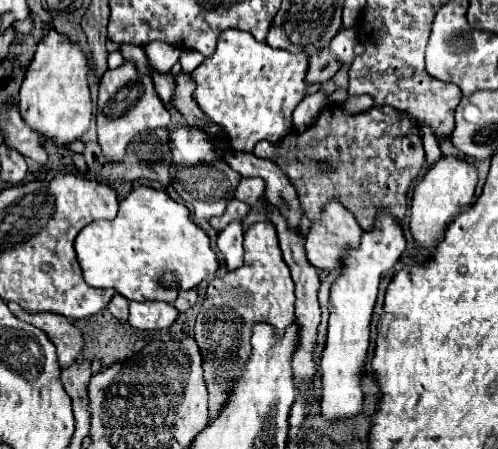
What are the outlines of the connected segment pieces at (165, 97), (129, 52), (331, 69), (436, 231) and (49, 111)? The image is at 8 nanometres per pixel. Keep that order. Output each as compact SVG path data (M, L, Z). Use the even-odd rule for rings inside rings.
M155 73L153 81L155 81L157 95L161 97L161 101L163 101L165 105L169 105L171 95L173 95L173 91L175 91L175 79L173 79L171 75L157 75L157 73Z
M119 45L119 51L123 53L125 59L135 61L137 63L137 69L141 73L151 73L151 69L147 67L147 57L143 53L143 47L139 47L139 45Z
M329 49L327 51L319 51L319 55L311 55L311 59L309 59L307 83L321 85L321 83L329 81L339 69L341 69L341 63Z
M441 155L437 163L433 163L423 179L417 181L413 191L413 203L411 203L411 235L421 247L433 247L439 237L443 235L447 221L451 221L455 215L469 209L473 204L473 195L477 187L477 169L475 165L455 157L455 155Z
M51 29L33 55L29 63L25 81L19 91L19 113L23 121L37 133L55 137L55 145L63 147L79 139L91 123L91 93L89 75L93 65L85 51L65 33Z

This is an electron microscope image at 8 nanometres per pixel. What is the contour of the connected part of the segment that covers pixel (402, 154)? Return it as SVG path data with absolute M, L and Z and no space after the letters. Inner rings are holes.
M331 103L303 133L293 139L285 137L279 145L261 141L253 153L273 161L287 175L297 191L303 215L309 221L317 221L324 205L331 199L339 199L365 231L373 227L377 211L387 211L403 219L407 211L407 191L425 161L419 127L411 123L405 111L395 111L387 105L375 105L359 115L345 115L341 105ZM325 161L333 163L335 169L331 173L321 171L321 163Z

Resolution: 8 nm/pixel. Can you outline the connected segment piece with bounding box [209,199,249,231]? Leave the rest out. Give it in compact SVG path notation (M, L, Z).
M231 199L231 203L227 203L227 211L219 219L209 219L209 223L217 231L221 231L229 221L233 221L233 219L245 219L247 213L249 213L249 207L245 203L239 203L237 199Z

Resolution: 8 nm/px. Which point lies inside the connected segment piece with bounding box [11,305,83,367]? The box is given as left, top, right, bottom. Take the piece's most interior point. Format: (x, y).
(68, 339)

